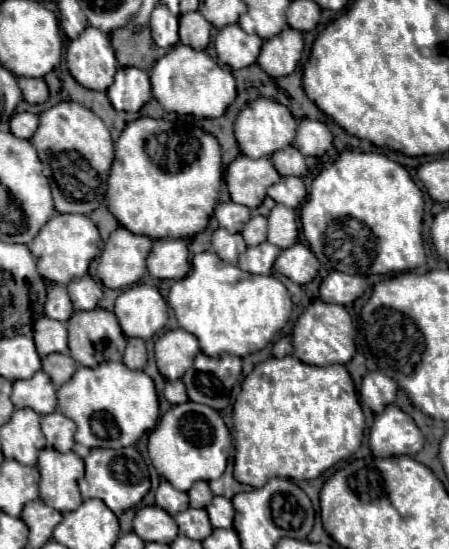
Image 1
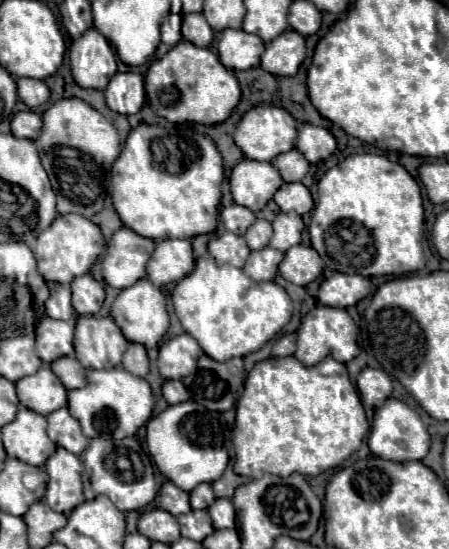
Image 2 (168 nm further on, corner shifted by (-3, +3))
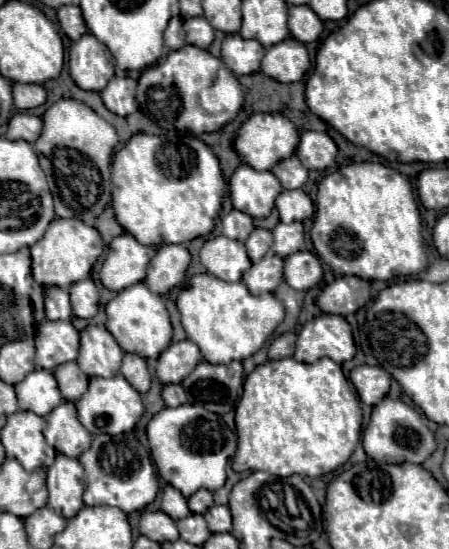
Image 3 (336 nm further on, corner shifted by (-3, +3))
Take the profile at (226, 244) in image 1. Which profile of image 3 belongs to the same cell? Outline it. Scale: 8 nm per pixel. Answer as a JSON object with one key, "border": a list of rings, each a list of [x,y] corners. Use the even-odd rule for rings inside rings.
{"border":[[[223,235],[205,241],[203,249],[199,251],[199,259],[205,265],[207,273],[229,283],[239,281],[241,275],[251,267],[245,245]]]}

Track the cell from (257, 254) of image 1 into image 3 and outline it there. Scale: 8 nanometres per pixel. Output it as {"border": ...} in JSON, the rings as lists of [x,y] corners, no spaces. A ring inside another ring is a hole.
{"border":[[[269,251],[261,261],[253,263],[253,267],[245,271],[241,281],[247,285],[251,295],[273,293],[283,281],[283,259]]]}

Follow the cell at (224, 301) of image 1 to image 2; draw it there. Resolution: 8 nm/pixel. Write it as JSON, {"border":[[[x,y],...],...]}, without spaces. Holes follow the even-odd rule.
{"border":[[[203,255],[197,259],[195,269],[175,285],[171,297],[173,297],[175,313],[183,329],[189,335],[193,335],[197,343],[201,343],[201,349],[205,351],[205,355],[209,355],[215,361],[229,361],[231,357],[245,357],[261,349],[269,339],[273,339],[289,323],[291,311],[293,311],[291,297],[281,285],[277,285],[275,281],[257,283],[249,279],[249,275],[245,275],[237,267],[217,265],[211,255]]]}

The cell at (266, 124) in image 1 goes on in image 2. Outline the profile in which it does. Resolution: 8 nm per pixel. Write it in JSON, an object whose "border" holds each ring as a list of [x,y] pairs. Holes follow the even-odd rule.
{"border":[[[257,105],[251,111],[247,111],[243,115],[243,119],[239,121],[237,131],[235,131],[235,143],[245,153],[247,159],[271,161],[273,157],[293,149],[293,143],[295,143],[295,137],[297,137],[297,125],[299,123],[283,107]]]}

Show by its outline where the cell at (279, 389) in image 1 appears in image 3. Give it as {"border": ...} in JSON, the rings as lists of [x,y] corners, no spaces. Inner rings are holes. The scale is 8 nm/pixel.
{"border":[[[287,357],[287,359],[279,359],[279,361],[267,361],[263,365],[257,365],[253,369],[253,373],[249,373],[245,377],[245,383],[243,383],[243,395],[235,406],[235,424],[237,430],[237,449],[233,461],[231,461],[231,467],[233,471],[269,471],[271,475],[277,475],[277,477],[289,477],[289,475],[301,475],[301,477],[321,477],[325,473],[331,473],[335,469],[339,469],[353,453],[355,445],[359,443],[361,439],[361,421],[363,421],[363,415],[361,415],[361,403],[359,403],[359,397],[353,389],[353,385],[345,379],[343,371],[341,371],[341,365],[331,361],[331,359],[319,359],[315,363],[299,363],[295,361],[293,357]]]}

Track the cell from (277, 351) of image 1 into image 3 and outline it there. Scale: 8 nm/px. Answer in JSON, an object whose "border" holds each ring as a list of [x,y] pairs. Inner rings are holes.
{"border":[[[287,331],[287,333],[279,335],[269,345],[269,359],[285,359],[285,357],[291,357],[293,351],[295,351],[295,341],[297,341],[295,331]]]}

